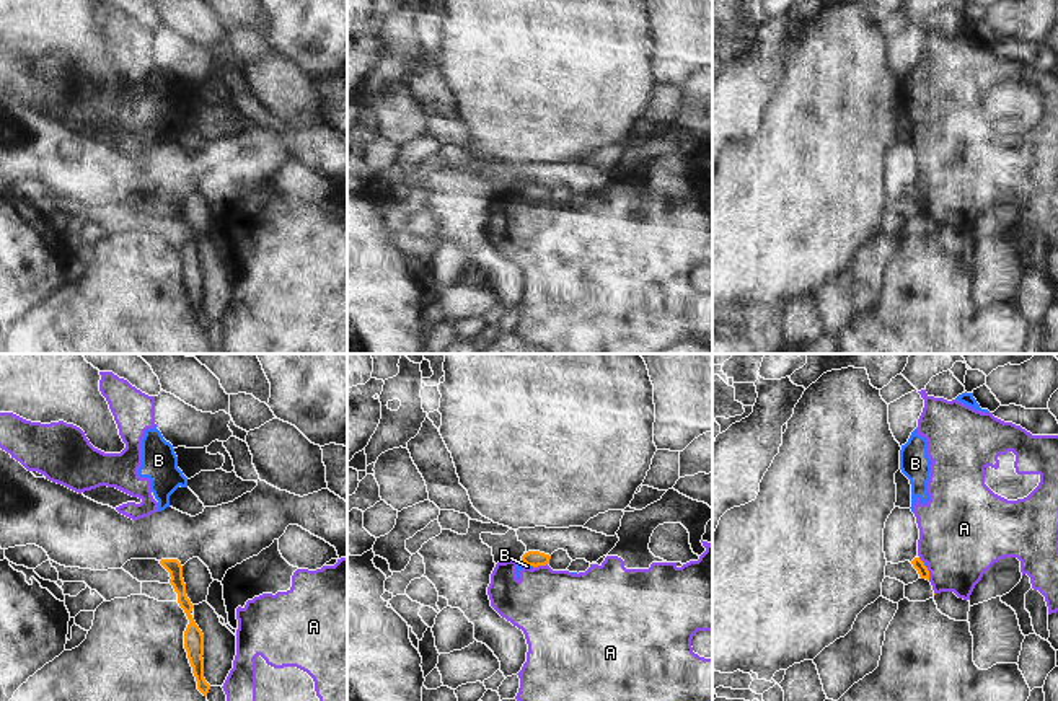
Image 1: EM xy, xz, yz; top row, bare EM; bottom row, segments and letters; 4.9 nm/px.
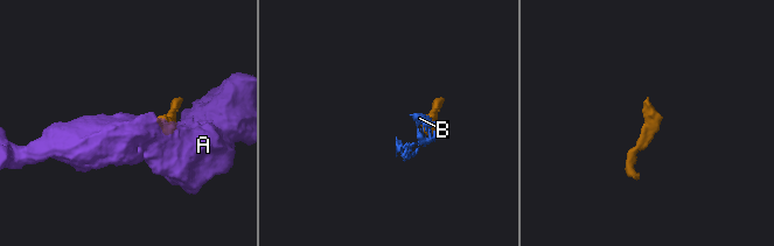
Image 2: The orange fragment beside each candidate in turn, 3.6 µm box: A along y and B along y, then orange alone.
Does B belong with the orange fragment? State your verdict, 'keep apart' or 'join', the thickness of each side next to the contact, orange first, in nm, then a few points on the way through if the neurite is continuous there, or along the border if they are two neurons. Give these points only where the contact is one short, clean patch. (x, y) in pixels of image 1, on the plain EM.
keep apart | 80/20 nm | along xz (527, 199), (533, 201)

